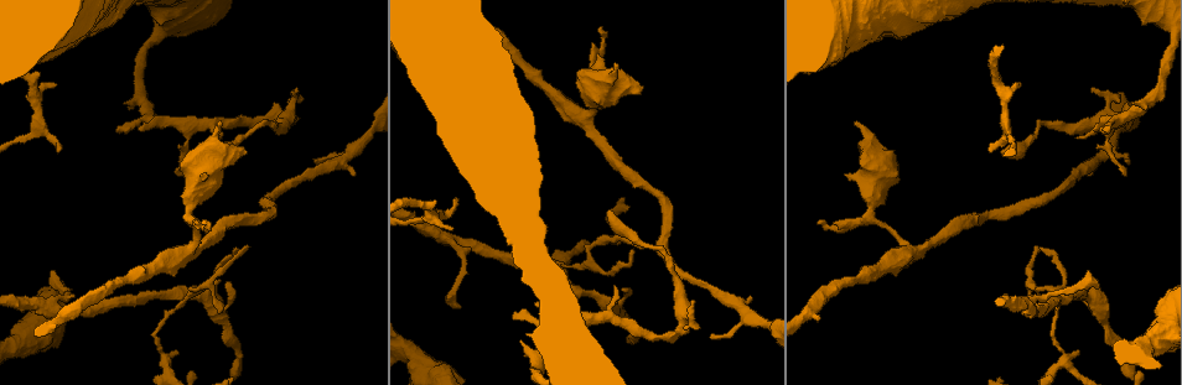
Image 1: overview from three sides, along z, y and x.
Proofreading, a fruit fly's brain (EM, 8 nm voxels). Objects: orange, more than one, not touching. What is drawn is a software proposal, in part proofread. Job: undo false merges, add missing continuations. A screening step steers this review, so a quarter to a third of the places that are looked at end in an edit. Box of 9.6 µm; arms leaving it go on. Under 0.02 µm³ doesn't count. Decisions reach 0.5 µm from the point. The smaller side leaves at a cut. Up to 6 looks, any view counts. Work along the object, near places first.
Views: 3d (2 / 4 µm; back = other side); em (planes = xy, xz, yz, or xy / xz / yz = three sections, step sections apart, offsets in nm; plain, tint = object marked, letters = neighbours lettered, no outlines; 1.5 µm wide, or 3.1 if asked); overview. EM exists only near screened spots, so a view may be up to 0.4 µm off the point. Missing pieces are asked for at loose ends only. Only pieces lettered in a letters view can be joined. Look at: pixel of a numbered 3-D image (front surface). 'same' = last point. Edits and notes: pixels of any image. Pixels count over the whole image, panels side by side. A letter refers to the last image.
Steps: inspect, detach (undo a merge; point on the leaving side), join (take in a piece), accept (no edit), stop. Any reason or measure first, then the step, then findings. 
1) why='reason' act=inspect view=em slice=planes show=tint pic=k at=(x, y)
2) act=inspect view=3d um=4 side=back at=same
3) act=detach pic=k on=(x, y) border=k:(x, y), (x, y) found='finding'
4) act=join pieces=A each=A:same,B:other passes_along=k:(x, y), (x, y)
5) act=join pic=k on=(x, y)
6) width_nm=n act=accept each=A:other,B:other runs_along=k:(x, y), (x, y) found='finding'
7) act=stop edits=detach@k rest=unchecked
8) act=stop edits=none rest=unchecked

why='branch stops here' act=inspect view=3d um=2 side=back pic=1 at=(246, 152)

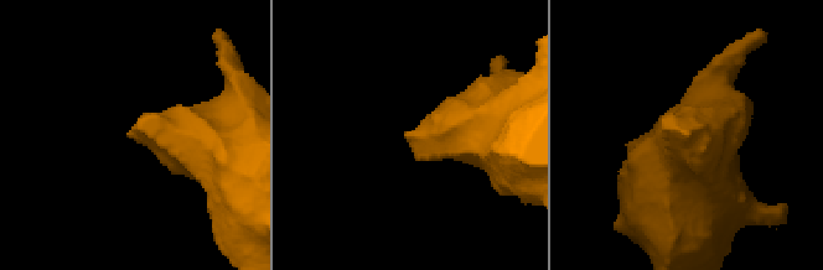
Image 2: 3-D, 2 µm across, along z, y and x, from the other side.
why='now the EM' act=inspect view=em slice=xz step=8 show=tint pic=2 at=(136, 126)

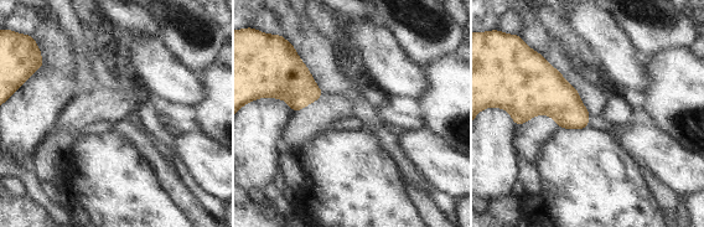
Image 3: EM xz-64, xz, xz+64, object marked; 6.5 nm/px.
why='another direction' act=inspect view=em slice=planes show=letters at=same

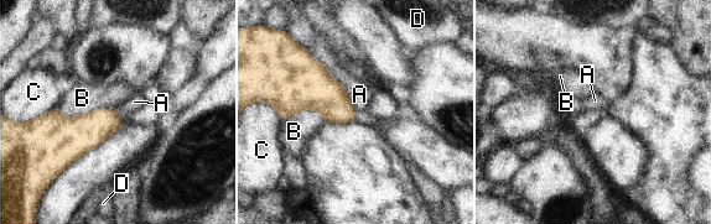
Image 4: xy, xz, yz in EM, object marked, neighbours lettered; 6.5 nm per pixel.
act=accept each=A:other,B:other,C:other,D:other border=4:(304, 47), (343, 87), (356, 112) found='none of them fits'

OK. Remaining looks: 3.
why='thick turns thin' act=inspect view=em slice=planes show=letters pic=1 at=(191, 249)

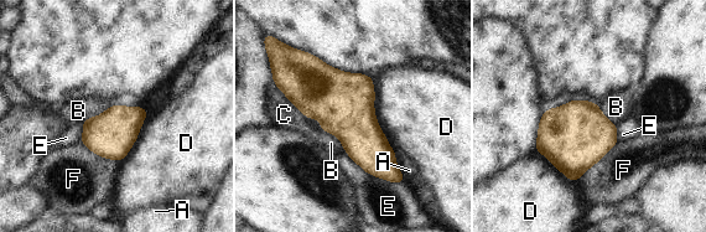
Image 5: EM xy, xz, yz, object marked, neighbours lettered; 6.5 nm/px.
act=accept each=A:other,B:other,C:other,D:other,E:other,F:other found='one cell here'

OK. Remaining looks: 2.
why='free end' act=inspect view=em slice=planes show=plain pic=1 at=(221, 311)

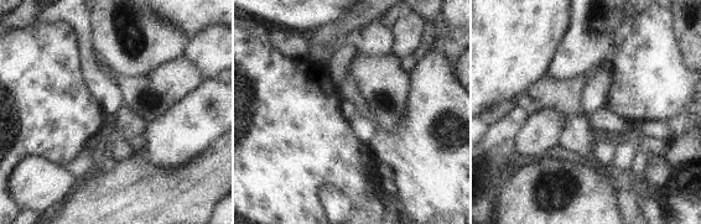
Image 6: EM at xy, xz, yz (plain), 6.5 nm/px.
act=inspect view=em slice=planes show=letters at=same

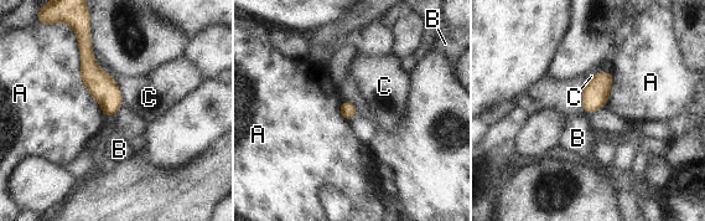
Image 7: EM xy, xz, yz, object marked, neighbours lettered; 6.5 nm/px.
width_nm=100 act=accept each=A:other,B:other,C:other border=7:(107, 116), (110, 117) found='none of them fits'

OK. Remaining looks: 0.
act=stop edits=none rest=unchecked

